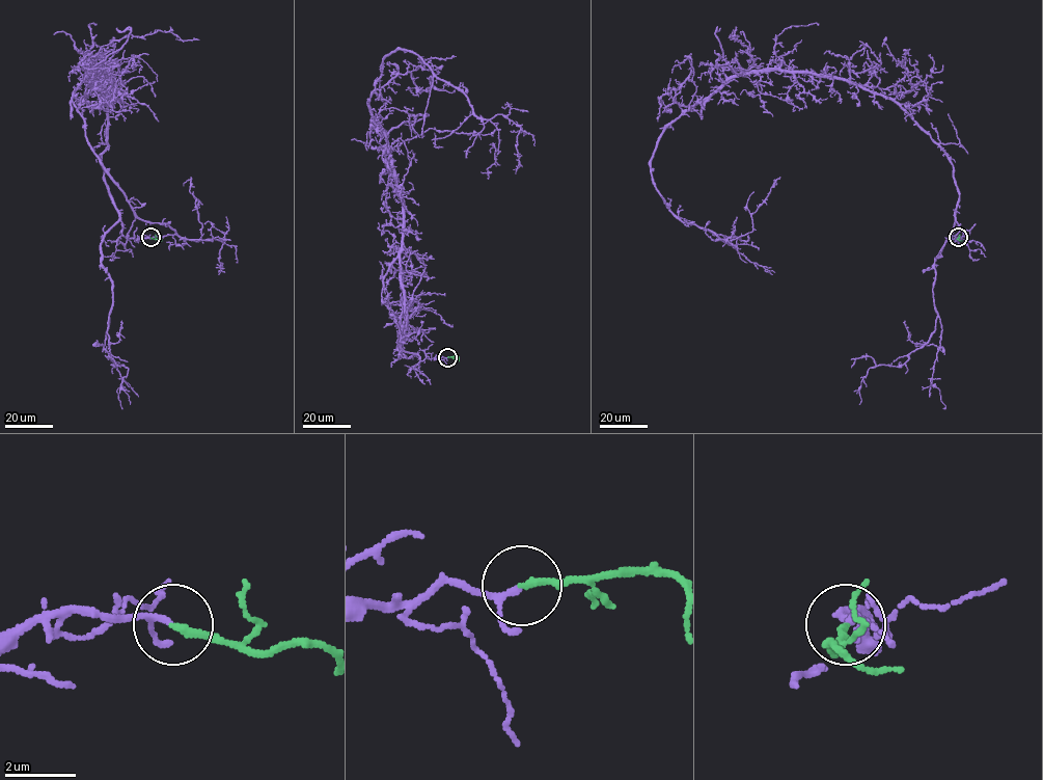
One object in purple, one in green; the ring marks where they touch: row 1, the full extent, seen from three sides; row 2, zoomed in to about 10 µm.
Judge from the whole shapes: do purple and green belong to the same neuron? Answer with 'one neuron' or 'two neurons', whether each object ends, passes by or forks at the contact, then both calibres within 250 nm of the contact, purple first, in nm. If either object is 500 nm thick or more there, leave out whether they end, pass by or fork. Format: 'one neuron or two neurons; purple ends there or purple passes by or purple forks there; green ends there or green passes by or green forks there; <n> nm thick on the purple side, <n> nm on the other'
one neuron; purple passes by; green ends there; 120 nm thick on the purple side, 190 nm on the other

